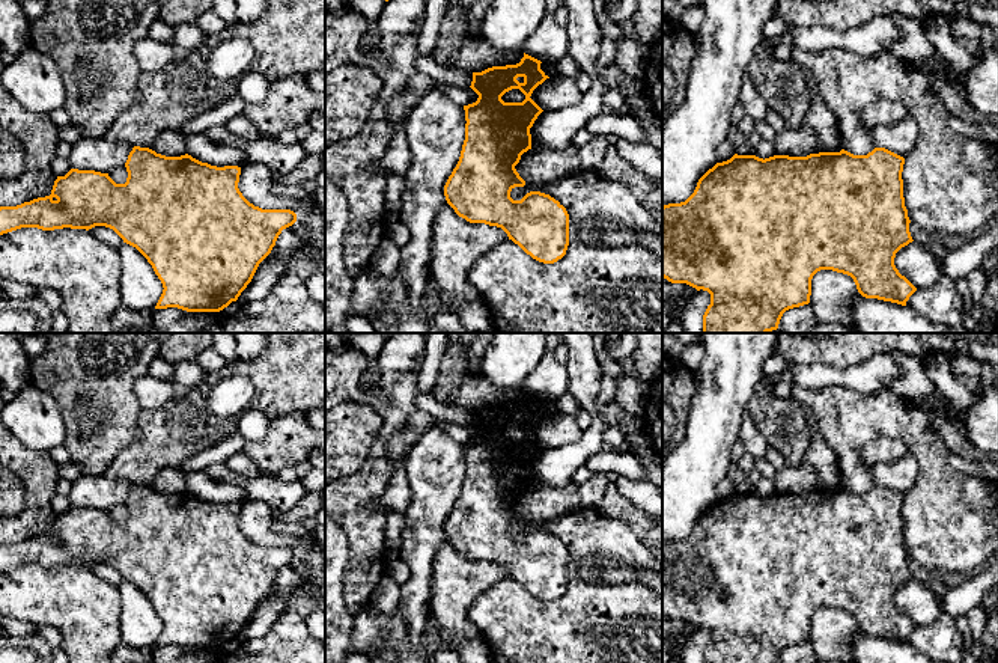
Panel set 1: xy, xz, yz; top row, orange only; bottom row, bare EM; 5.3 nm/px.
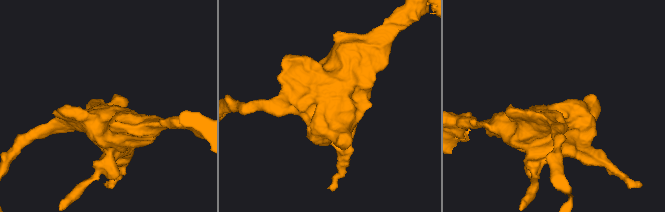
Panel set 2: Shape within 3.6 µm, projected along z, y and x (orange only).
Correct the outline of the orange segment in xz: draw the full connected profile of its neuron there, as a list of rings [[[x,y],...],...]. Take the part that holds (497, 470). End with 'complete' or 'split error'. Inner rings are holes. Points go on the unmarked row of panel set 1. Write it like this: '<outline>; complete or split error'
[[[524,390],[516,402],[473,410],[470,425],[479,435],[464,443],[465,478],[444,533],[459,555],[501,565],[533,597],[554,601],[569,583],[566,545],[540,529],[521,538],[510,535],[515,524],[525,523],[515,503],[531,487],[530,466],[543,449],[530,435],[549,416],[540,401]],[[512,426],[519,426],[525,437],[504,440],[501,434]]]; complete

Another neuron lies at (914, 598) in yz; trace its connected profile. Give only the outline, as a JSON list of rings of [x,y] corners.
[[[912,579],[902,585],[894,603],[915,625],[930,625],[942,613],[936,594],[924,579]]]

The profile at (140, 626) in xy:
[[[132,583],[119,586],[122,600],[120,639],[131,648],[152,649],[163,631],[163,621],[148,597]]]

